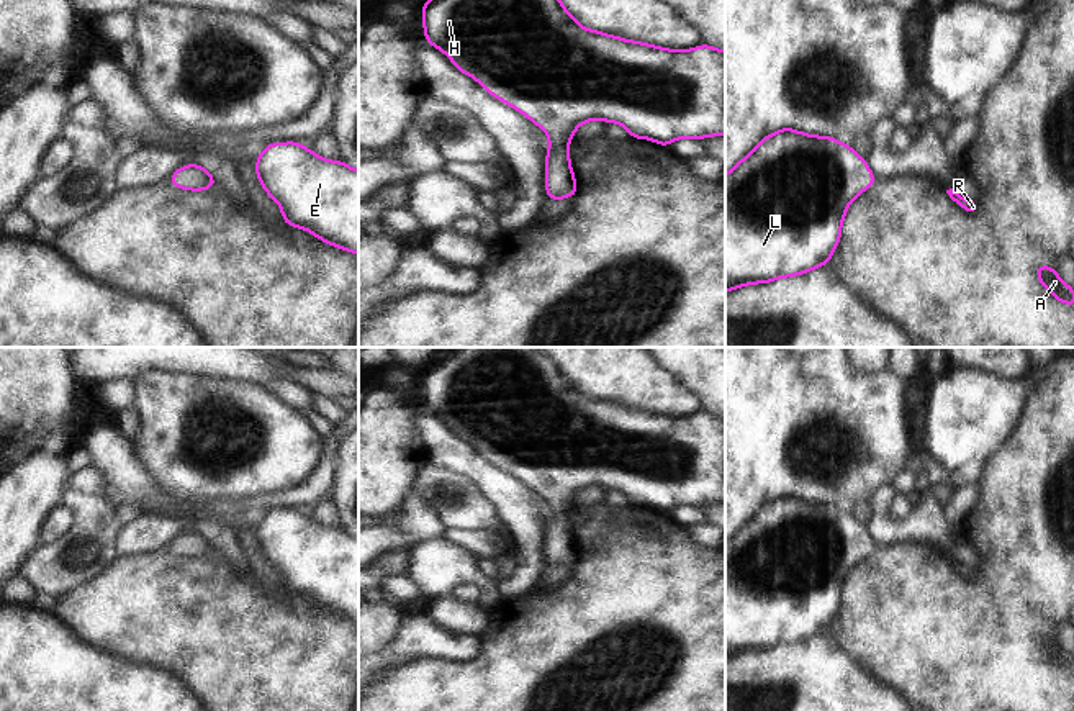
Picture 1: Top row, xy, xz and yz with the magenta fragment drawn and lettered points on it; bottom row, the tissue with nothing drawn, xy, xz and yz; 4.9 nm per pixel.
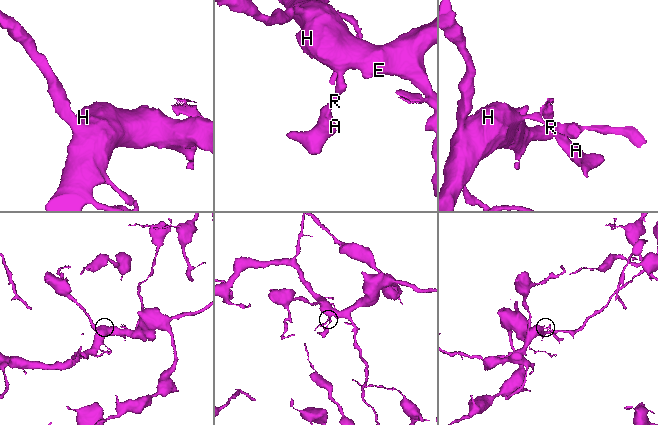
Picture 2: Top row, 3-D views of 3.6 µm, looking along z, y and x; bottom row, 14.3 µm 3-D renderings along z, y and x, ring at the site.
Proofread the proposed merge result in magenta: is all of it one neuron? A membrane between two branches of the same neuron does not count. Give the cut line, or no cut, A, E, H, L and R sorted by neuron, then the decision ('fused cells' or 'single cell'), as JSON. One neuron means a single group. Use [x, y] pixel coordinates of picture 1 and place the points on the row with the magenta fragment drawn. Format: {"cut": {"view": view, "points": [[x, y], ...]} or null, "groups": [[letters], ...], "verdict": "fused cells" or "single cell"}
{"cut": null, "groups": [["A", "E", "H", "L", "R"]], "verdict": "single cell"}

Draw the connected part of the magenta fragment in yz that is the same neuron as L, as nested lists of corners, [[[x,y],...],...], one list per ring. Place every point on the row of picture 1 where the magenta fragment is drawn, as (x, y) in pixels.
[[[783,128],[725,174],[725,293],[830,262],[851,202],[876,182],[866,159],[832,136]]]

